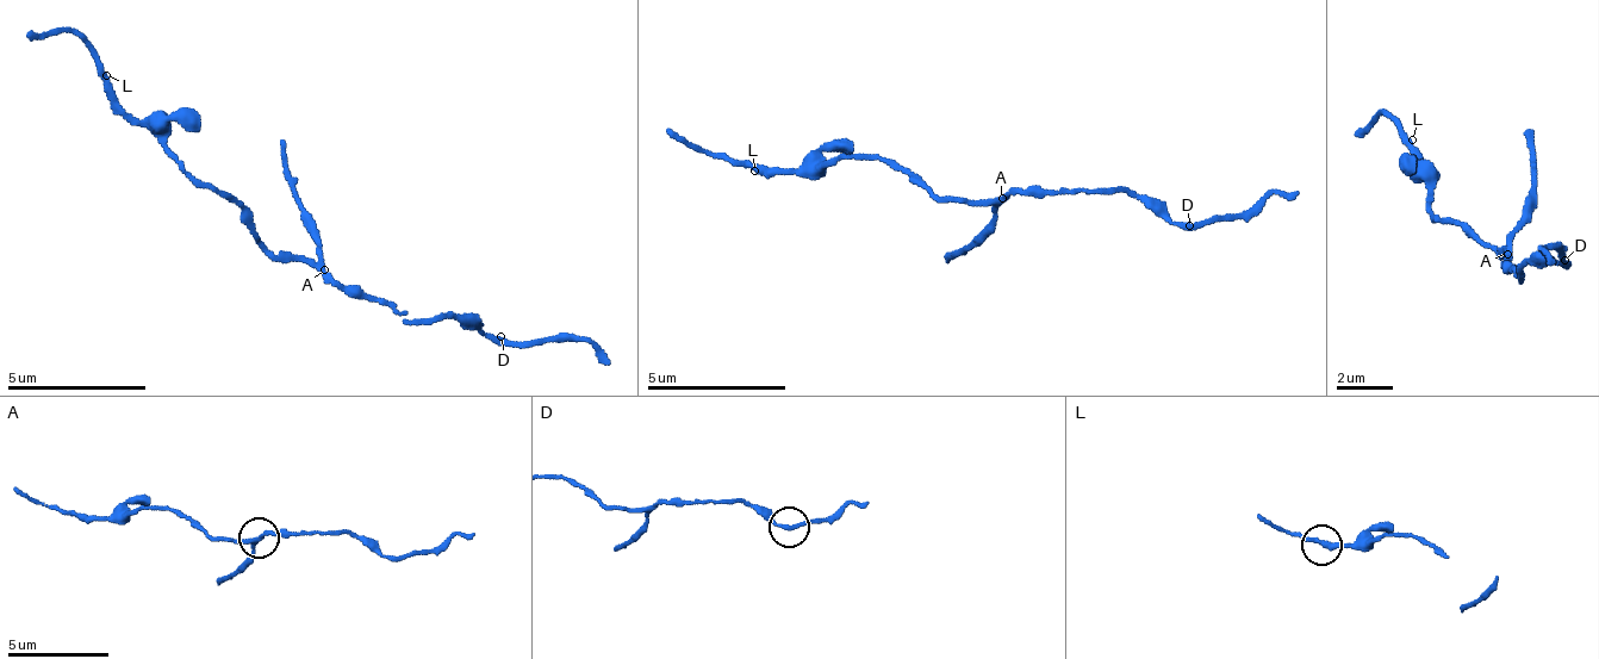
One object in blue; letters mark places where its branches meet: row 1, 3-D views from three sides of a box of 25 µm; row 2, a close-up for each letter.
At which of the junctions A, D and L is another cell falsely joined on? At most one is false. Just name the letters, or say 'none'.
A

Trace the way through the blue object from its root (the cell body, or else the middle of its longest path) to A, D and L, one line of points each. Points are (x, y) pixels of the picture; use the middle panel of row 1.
A: (953, 203), (1003, 200)
D: (953, 203), (981, 204), (1020, 196), (1099, 191), (1133, 192), (1175, 225), (1189, 225)
L: (953, 203), (946, 203), (878, 159), (857, 160), (850, 155), (771, 173), (763, 167), (754, 171)

